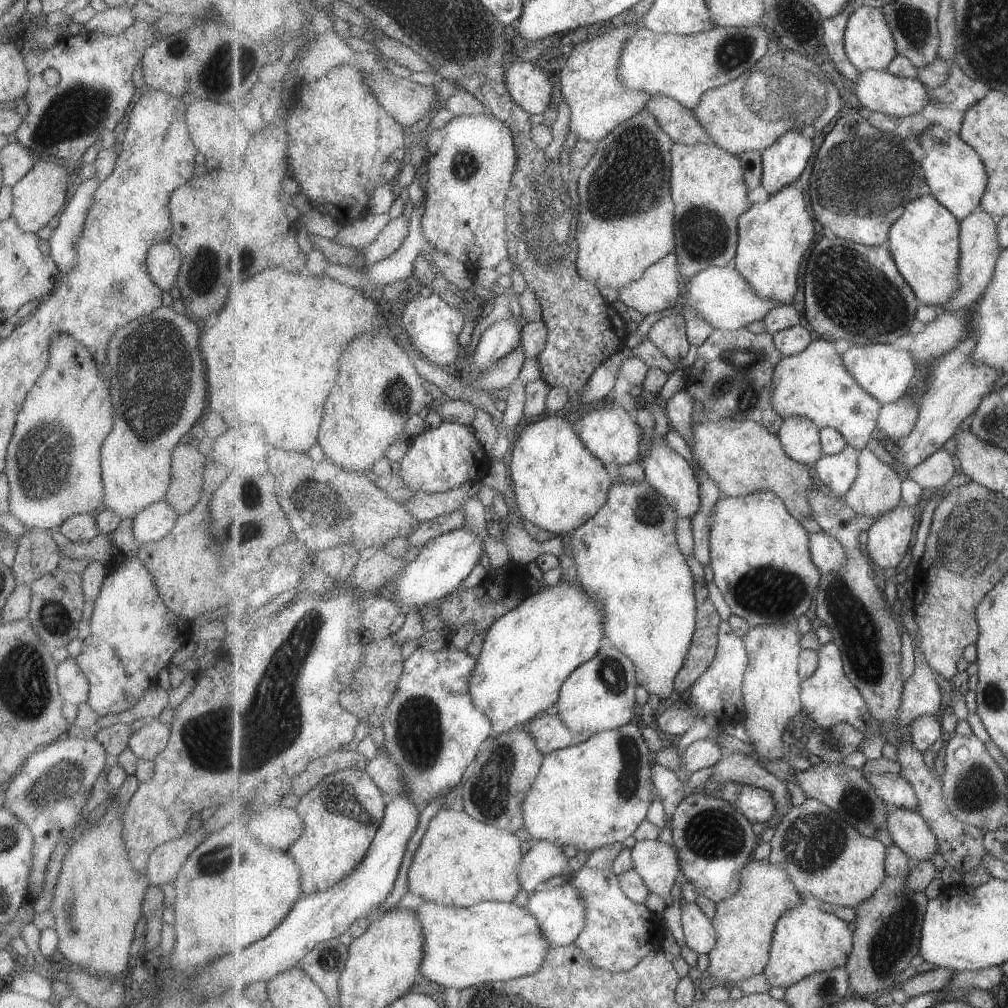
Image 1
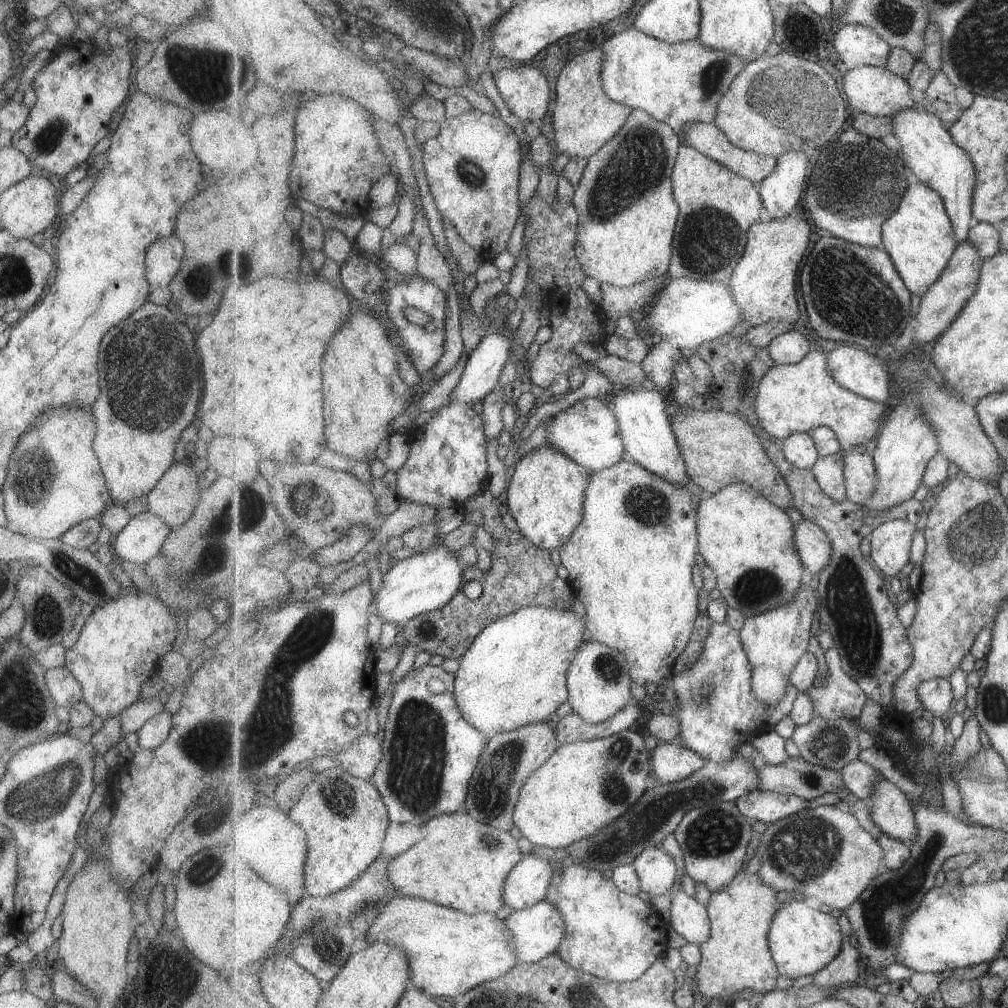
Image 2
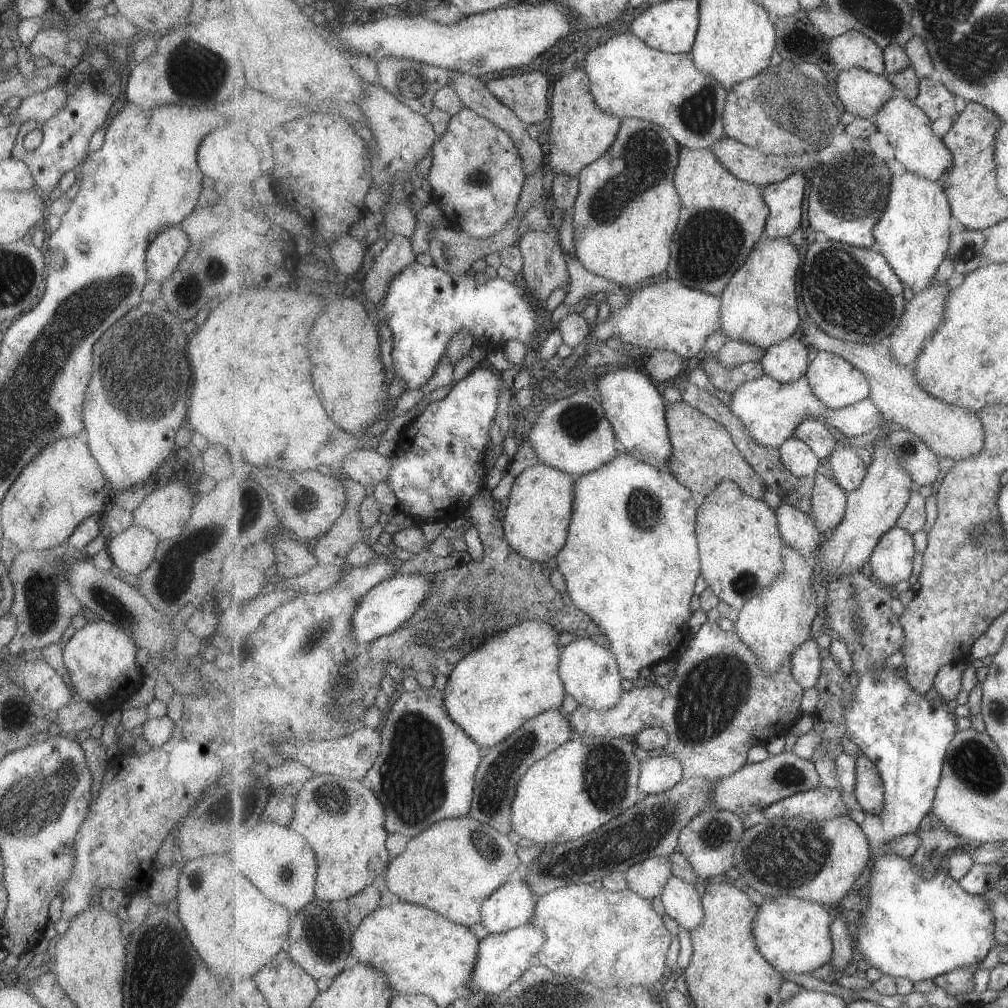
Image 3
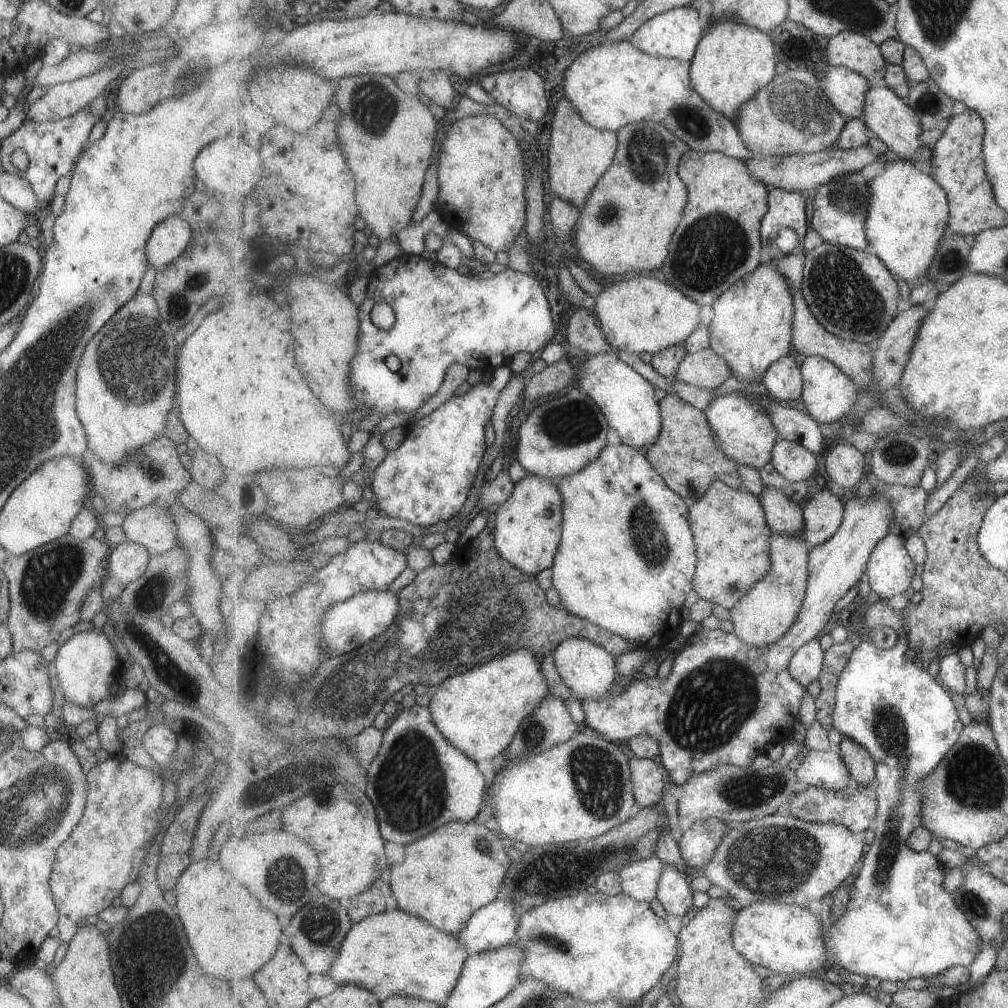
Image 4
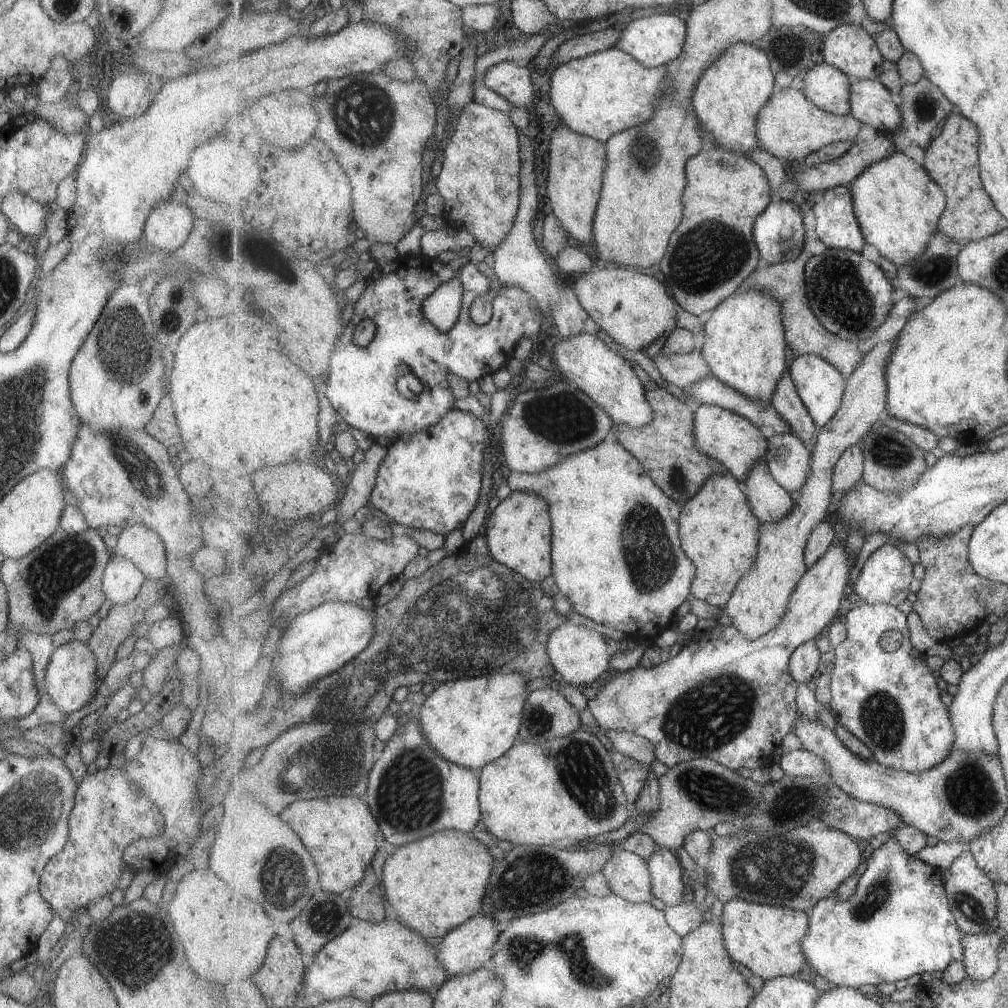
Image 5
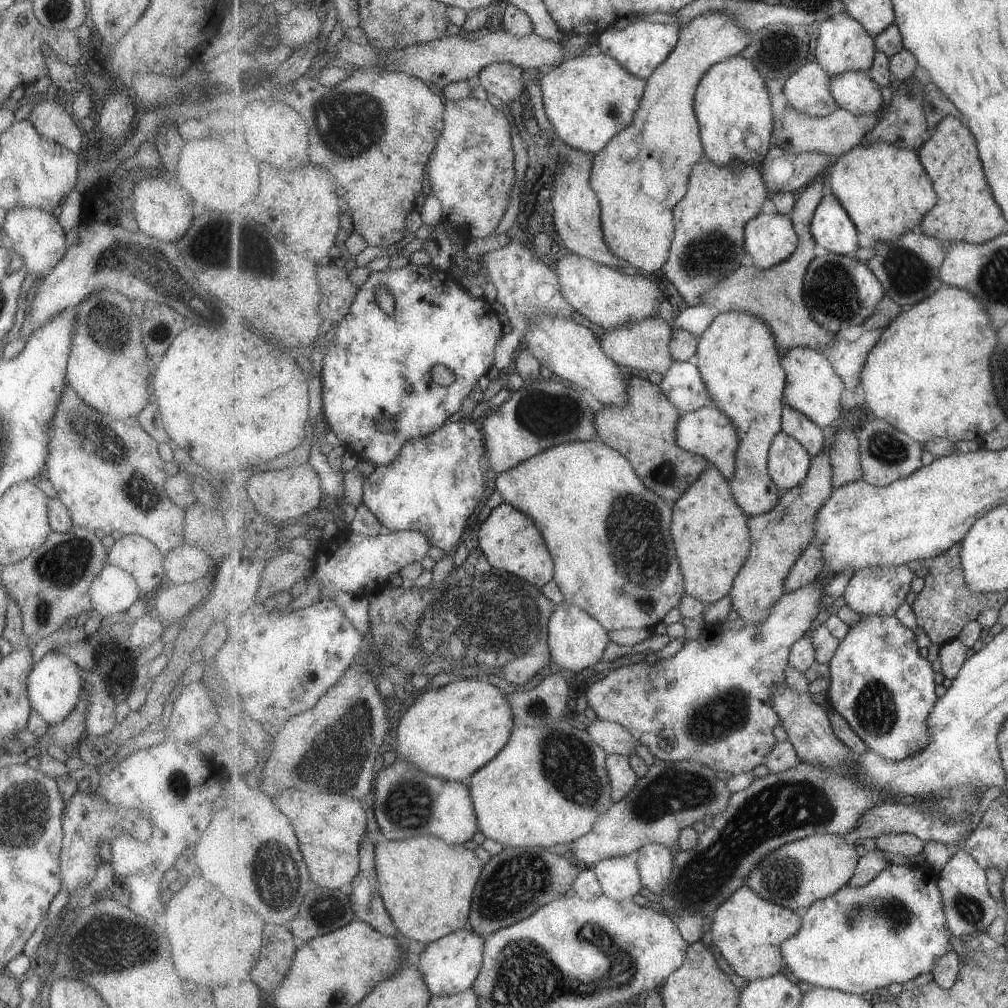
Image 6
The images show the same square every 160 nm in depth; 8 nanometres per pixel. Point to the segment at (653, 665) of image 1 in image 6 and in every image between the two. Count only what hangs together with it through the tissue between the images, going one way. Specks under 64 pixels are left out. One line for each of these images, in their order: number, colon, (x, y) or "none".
2: (630, 563)
3: (632, 558)
4: (627, 561)
5: (617, 556)
6: (629, 576)

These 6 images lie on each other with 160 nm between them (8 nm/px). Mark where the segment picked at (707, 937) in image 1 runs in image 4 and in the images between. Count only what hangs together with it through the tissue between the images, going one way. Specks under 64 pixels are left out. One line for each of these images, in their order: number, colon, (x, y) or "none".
2: (690, 919)
3: (682, 902)
4: (674, 892)

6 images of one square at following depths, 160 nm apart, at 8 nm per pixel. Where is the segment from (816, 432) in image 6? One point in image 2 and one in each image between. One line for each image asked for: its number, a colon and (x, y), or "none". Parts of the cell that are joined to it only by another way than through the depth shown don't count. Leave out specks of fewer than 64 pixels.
2: (791, 347)
3: (787, 362)
4: (784, 380)
5: (787, 400)

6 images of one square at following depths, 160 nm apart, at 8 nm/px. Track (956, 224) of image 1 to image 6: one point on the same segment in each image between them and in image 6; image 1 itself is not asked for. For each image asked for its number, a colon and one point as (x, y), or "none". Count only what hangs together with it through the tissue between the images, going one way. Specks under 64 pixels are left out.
2: (920, 237)
3: (914, 234)
4: (910, 212)
5: (898, 203)
6: (885, 189)

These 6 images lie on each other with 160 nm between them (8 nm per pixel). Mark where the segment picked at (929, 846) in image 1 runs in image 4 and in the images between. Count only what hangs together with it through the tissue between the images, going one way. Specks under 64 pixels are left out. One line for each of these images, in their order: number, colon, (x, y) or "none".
2: (891, 810)
3: (870, 790)
4: (862, 765)

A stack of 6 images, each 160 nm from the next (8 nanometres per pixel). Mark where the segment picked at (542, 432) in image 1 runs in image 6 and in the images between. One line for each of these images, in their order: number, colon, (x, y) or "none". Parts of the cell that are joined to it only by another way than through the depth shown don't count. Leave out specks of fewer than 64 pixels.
2: (546, 496)
3: (538, 517)
4: (529, 525)
5: (520, 534)
6: (511, 542)

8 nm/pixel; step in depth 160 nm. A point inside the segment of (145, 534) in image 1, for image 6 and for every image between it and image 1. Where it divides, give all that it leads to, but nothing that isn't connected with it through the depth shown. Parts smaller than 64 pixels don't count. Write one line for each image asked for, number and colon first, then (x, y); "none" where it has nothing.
2: (141, 538)
3: (132, 550)
4: (127, 561)
5: (121, 579)
6: (112, 591)

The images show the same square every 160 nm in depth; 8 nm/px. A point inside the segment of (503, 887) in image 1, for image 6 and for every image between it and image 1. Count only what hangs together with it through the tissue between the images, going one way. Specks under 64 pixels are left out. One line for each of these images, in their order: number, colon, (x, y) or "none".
2: (462, 864)
3: (453, 867)
4: (447, 876)
5: (436, 884)
6: (431, 883)

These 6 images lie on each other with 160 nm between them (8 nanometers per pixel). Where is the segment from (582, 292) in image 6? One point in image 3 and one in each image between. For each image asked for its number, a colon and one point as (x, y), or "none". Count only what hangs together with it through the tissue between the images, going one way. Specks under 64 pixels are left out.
3: (667, 315)
4: (643, 314)
5: (633, 308)

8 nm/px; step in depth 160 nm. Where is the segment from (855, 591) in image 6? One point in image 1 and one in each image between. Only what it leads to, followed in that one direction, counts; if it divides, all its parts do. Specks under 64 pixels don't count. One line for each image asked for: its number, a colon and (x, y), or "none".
1: (890, 538)
2: (891, 541)
3: (892, 562)
4: (891, 568)
5: (886, 576)

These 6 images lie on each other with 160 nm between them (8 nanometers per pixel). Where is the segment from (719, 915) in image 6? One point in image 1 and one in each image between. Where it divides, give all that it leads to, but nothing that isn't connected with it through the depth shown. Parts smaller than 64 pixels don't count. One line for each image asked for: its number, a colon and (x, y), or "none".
1: (806, 939)
2: (803, 940)
3: (795, 936)
4: (785, 938)
5: (767, 940)

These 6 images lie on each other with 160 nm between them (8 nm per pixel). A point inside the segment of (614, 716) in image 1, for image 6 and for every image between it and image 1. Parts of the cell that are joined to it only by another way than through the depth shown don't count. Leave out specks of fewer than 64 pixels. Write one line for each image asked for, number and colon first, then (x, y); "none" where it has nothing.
2: (599, 681)
3: (591, 673)
4: (589, 671)
5: (581, 655)
6: (577, 640)

